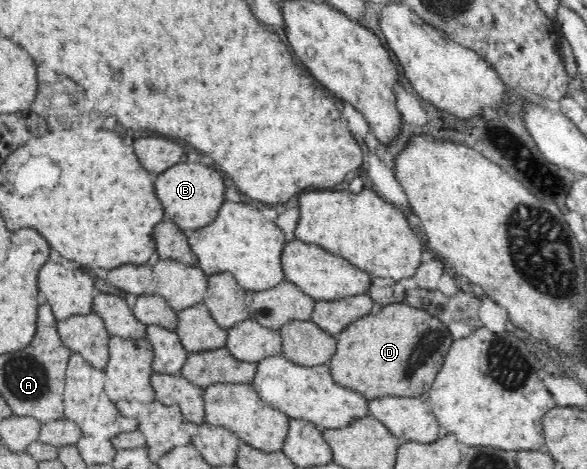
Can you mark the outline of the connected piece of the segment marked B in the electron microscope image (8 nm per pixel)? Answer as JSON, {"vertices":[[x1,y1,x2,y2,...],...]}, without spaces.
{"vertices":[[180,163,160,175,155,175,154,188,156,196,162,202,166,218,185,233,212,224,217,219,222,202,225,200,222,175,198,163]]}

